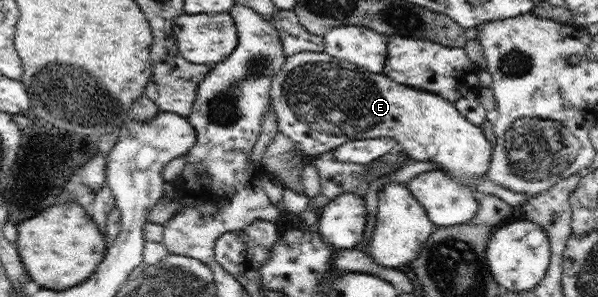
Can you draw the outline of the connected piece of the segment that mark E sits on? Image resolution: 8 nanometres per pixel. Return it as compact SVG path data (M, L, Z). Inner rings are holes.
M299 51L294 55L289 55L286 59L286 63L284 63L284 67L282 67L279 73L274 76L274 79L272 79L269 94L271 95L272 107L276 111L278 129L280 132L285 133L294 142L295 148L298 151L298 153L296 153L297 157L310 155L310 157L314 158L322 153L326 153L327 151L340 147L343 143L348 143L354 140L374 139L379 137L392 138L397 141L397 147L402 149L409 158L415 159L416 161L431 161L432 163L435 163L437 167L441 167L441 169L450 175L452 179L455 179L458 183L461 183L466 187L470 187L474 190L476 195L480 196L475 188L475 179L478 179L481 175L487 174L495 145L492 145L492 143L486 139L482 132L482 127L470 123L468 119L466 119L456 109L456 106L453 106L452 103L446 101L446 99L441 97L441 95L436 95L435 93L430 93L429 91L424 91L422 89L412 87L411 85L396 83L391 77L388 77L381 72L373 72L365 70L363 66L344 63L341 60L334 58L332 55L328 55L325 51Z

